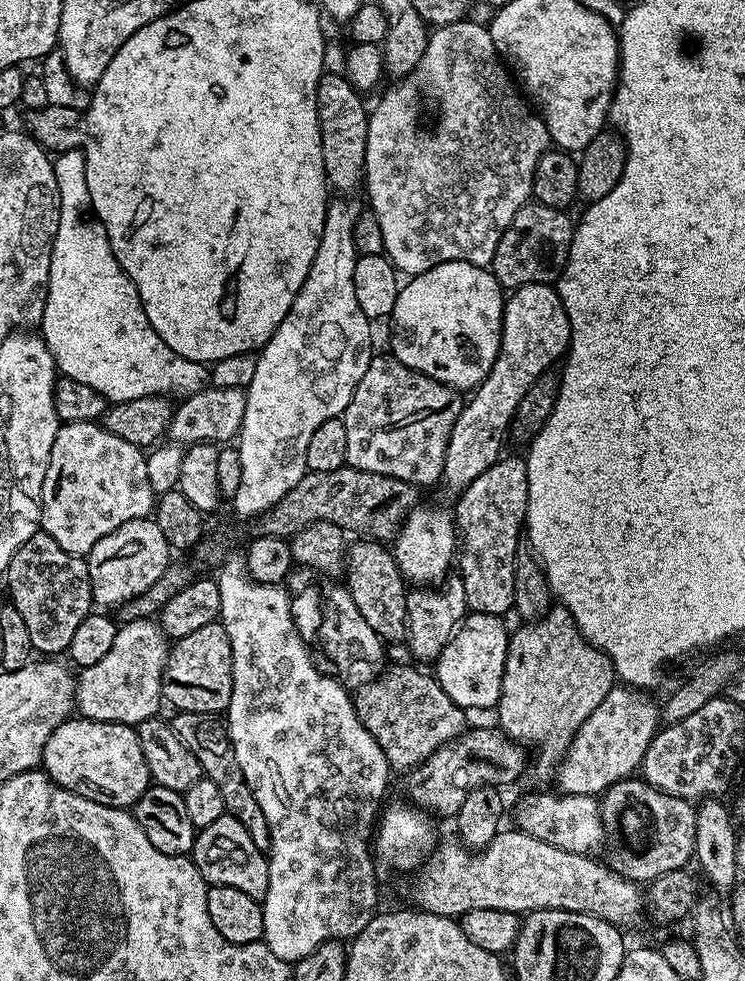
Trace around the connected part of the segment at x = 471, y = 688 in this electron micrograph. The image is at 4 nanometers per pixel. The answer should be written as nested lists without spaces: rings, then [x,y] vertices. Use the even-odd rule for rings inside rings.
[[[469,612],[459,624],[456,625],[455,632],[452,633],[450,642],[442,650],[442,654],[434,662],[434,675],[436,681],[450,694],[450,698],[457,706],[465,710],[471,708],[495,709],[500,700],[502,690],[502,674],[506,666],[506,654],[508,653],[508,637],[510,628],[504,625],[505,621],[494,614],[482,614],[481,612]]]

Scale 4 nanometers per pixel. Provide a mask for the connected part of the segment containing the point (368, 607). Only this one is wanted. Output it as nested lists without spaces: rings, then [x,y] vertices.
[[[367,538],[353,539],[346,548],[346,587],[350,598],[354,598],[354,606],[358,606],[358,614],[366,618],[370,630],[378,634],[385,642],[405,639],[408,631],[406,618],[406,581],[400,568],[396,565],[395,555],[388,552],[383,543]]]

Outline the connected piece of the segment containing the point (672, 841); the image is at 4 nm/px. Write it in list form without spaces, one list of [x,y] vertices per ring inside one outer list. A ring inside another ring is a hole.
[[[642,778],[620,780],[607,788],[606,796],[612,799],[611,831],[613,828],[620,835],[621,848],[610,859],[610,867],[618,875],[637,882],[651,882],[662,874],[689,867],[694,856],[693,801],[666,794]]]

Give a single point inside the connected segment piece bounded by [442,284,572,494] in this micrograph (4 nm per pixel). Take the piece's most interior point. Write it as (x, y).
(535, 332)

